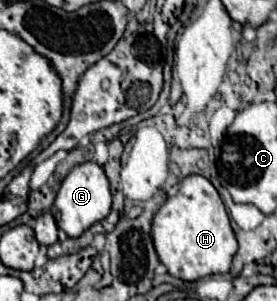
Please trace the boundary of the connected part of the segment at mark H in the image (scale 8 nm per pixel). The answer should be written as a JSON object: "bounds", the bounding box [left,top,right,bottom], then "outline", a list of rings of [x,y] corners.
{"bounds":[151,174,237,282],"outline":[[[199,174],[187,176],[179,192],[165,200],[153,218],[151,238],[169,274],[183,282],[193,282],[209,274],[227,274],[237,252],[237,240],[227,210],[213,184]]]}

